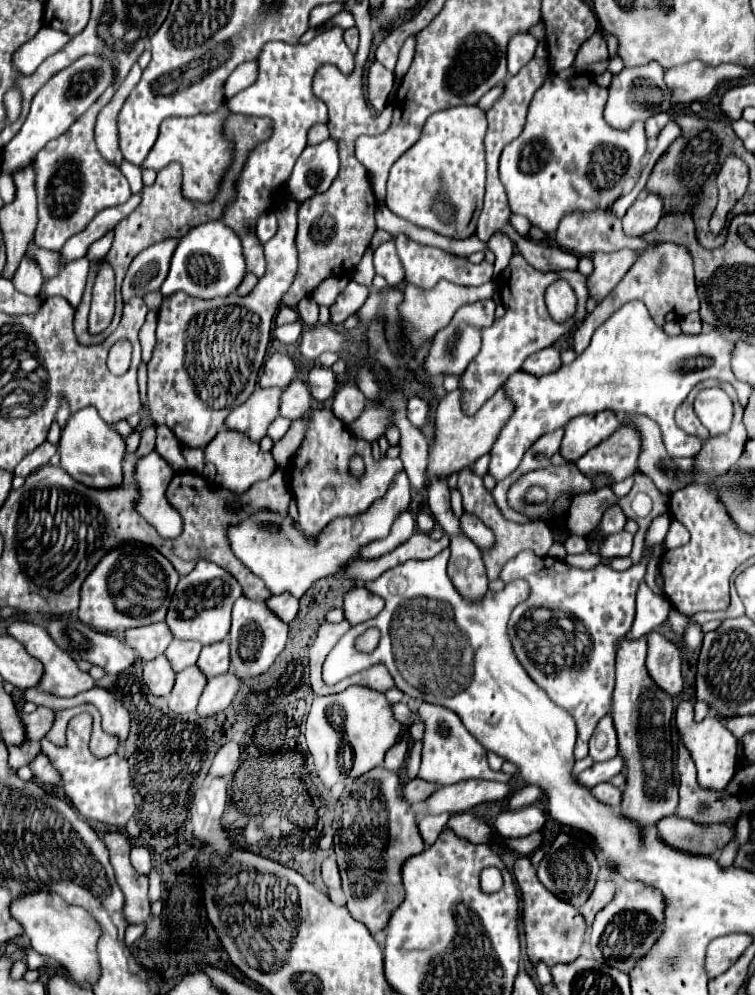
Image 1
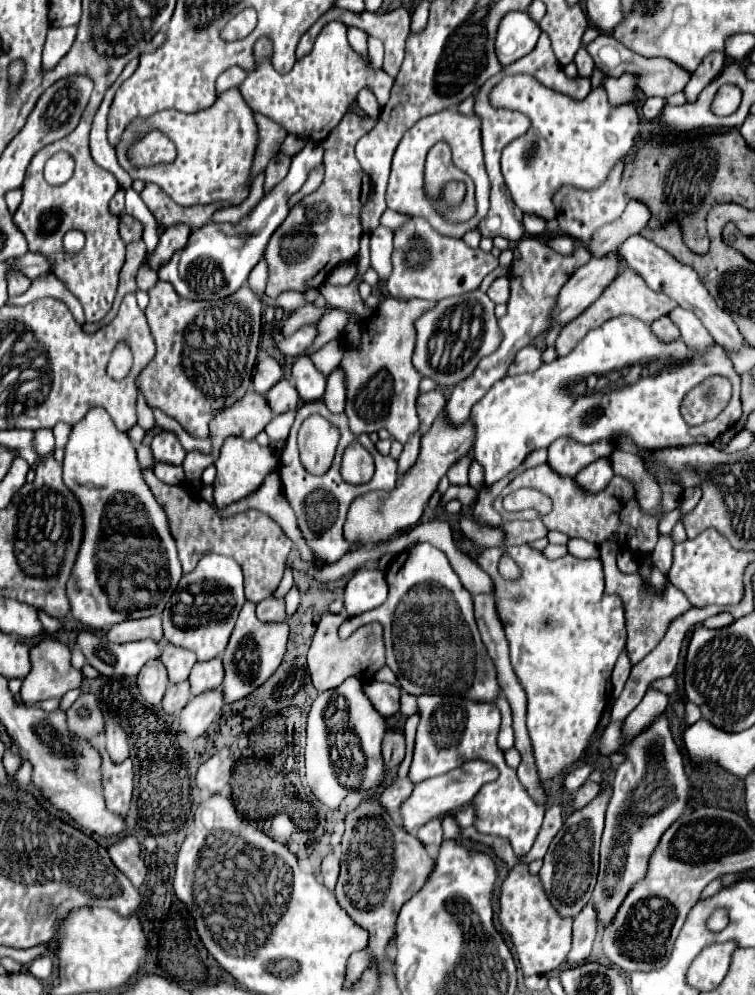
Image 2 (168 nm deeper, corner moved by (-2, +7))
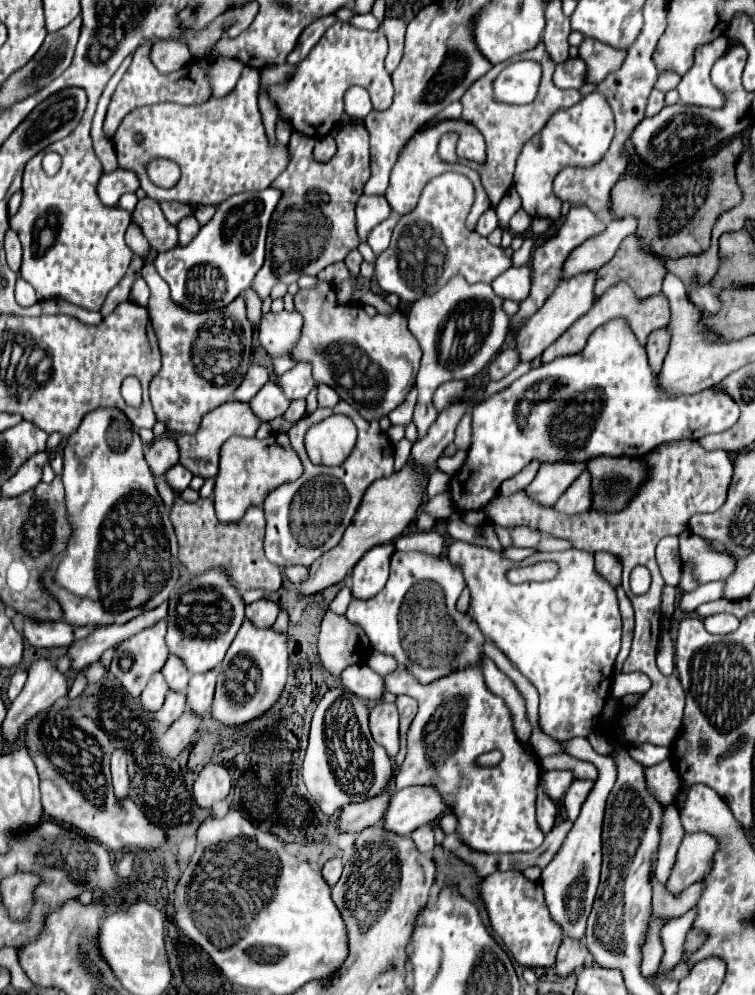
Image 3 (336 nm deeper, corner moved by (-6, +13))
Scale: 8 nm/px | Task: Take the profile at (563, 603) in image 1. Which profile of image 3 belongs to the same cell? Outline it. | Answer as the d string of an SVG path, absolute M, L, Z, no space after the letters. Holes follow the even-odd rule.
M449 542L447 558L451 560L451 564L457 564L461 568L465 586L469 588L471 604L467 614L477 622L483 636L491 640L537 688L541 730L557 740L589 736L595 730L597 718L609 696L609 688L613 682L613 662L621 646L621 614L617 606L617 596L615 590L595 572L593 556L581 550L563 550L541 552L521 562L511 562L501 556L501 550L495 552L465 542ZM541 560L553 560L559 564L559 574L555 576L555 580L525 584L511 584L507 580L505 574L509 568L529 566Z

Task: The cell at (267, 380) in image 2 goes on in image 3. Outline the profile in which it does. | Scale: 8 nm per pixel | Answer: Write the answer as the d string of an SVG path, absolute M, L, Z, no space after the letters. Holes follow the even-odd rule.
M251 364L249 366L249 372L245 374L245 380L239 384L237 392L233 392L233 398L235 402L249 402L259 390L261 386L269 382L269 372L265 366L257 366L257 364Z

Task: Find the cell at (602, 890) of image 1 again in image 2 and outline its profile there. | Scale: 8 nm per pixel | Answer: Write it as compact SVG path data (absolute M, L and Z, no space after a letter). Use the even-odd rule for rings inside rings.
M589 902L581 910L581 914L577 914L577 918L573 920L573 948L567 956L571 964L583 964L589 958L597 926L599 926L599 918L593 904Z

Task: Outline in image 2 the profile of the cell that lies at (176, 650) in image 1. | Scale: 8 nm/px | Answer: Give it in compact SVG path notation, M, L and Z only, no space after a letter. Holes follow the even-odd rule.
M165 644L163 654L161 654L161 662L165 664L165 668L169 672L169 680L181 682L181 680L189 678L189 672L191 672L193 664L197 662L197 656L191 650L181 650L179 646Z

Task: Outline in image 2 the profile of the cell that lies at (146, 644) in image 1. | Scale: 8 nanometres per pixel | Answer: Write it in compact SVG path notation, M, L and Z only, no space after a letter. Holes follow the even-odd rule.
M149 616L141 620L125 620L109 628L107 638L111 642L131 642L131 640L145 640L151 638L155 642L163 642L163 628L161 616Z

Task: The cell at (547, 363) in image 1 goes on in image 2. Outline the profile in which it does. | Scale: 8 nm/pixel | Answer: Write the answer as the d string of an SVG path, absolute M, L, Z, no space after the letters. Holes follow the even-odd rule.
M535 346L523 348L523 350L515 356L515 360L513 360L513 364L509 366L509 372L507 372L507 374L521 374L521 372L533 372L533 370L537 370L537 368L543 364L541 354L543 354L543 352L537 350Z

